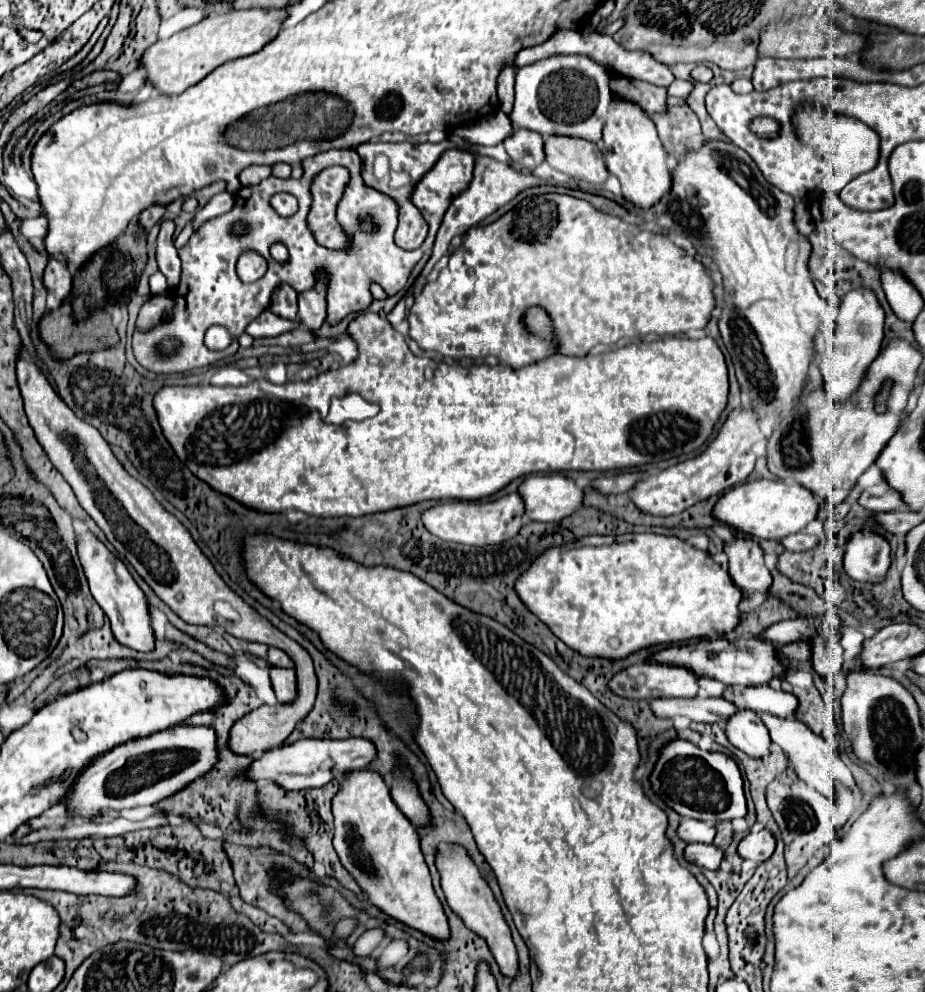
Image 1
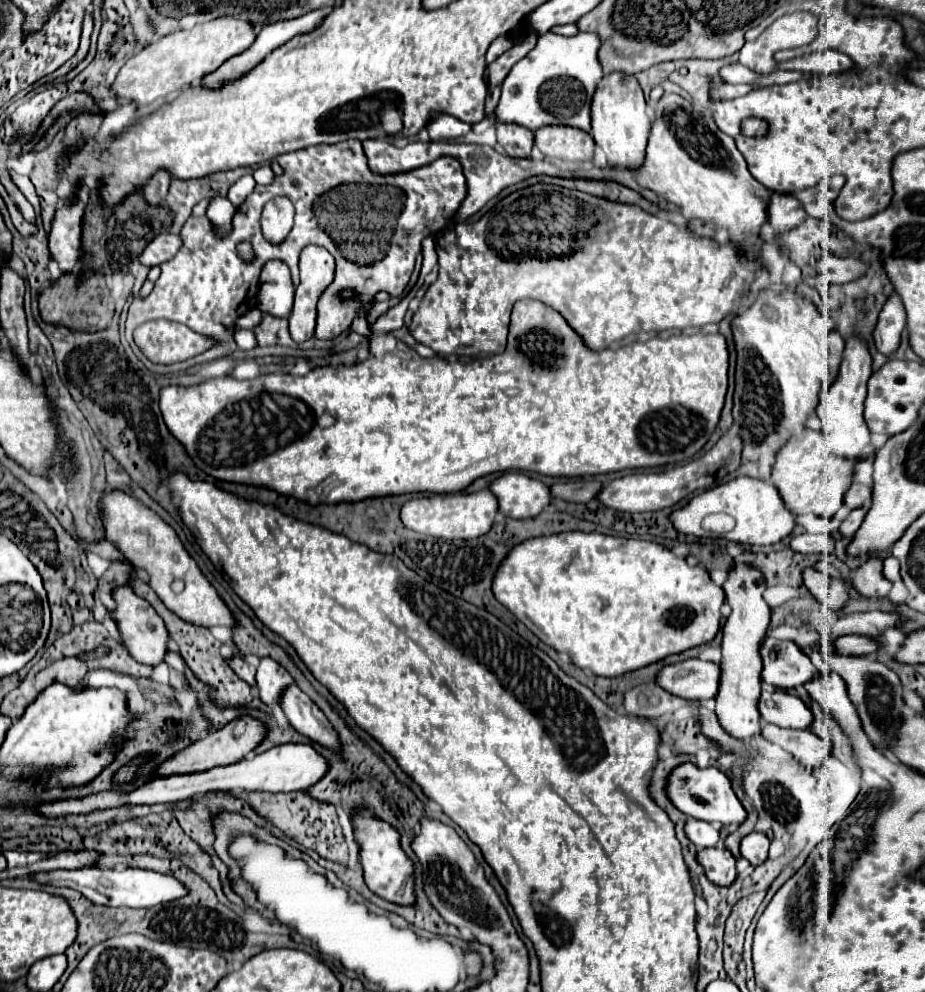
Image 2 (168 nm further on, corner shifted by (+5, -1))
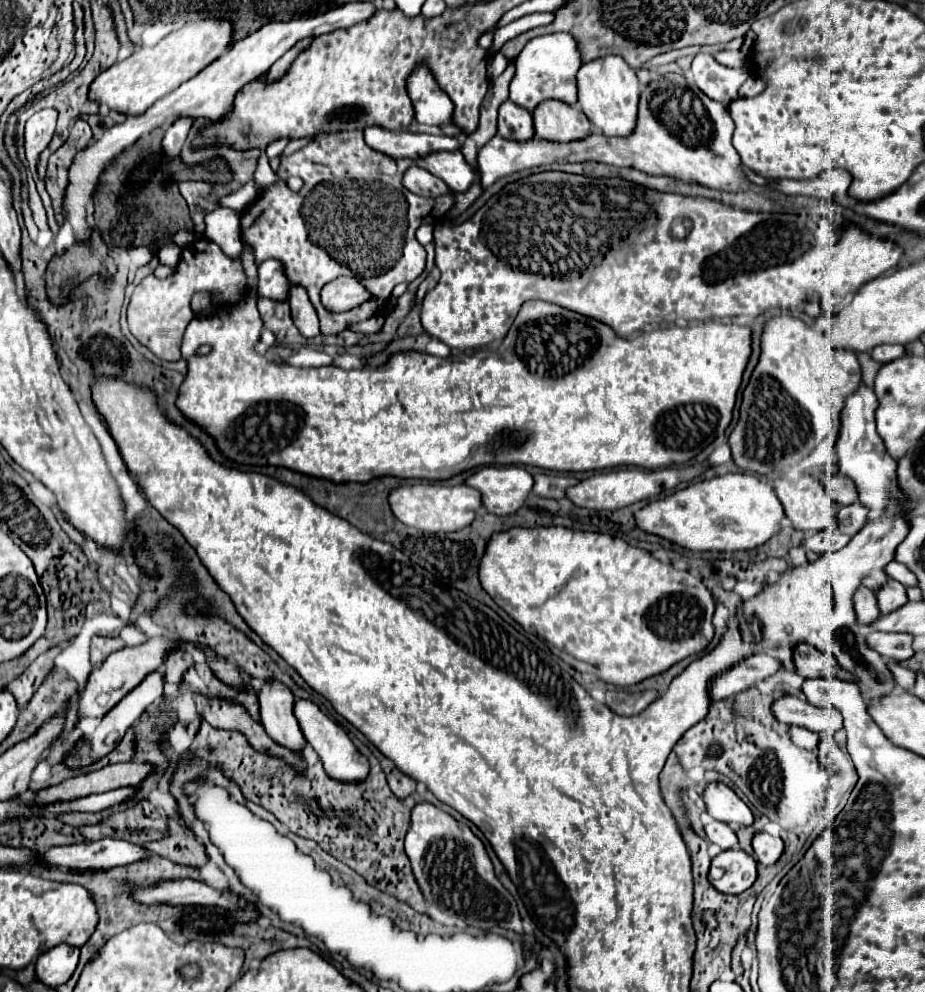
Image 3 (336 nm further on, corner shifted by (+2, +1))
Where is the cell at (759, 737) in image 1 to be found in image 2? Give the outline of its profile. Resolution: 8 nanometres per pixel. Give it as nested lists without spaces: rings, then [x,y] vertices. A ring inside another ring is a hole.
[[[737,564],[723,586],[731,614],[723,626],[723,658],[721,658],[721,688],[717,694],[717,716],[721,726],[737,740],[749,740],[761,730],[759,696],[761,696],[761,642],[769,628],[769,606],[763,600],[765,578],[751,566]]]

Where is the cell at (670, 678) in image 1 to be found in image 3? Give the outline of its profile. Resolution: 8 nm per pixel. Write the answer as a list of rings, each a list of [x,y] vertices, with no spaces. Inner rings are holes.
[[[752,654],[742,658],[738,664],[716,676],[708,688],[708,694],[712,700],[724,700],[728,696],[734,696],[746,688],[750,688],[754,682],[768,678],[780,668],[780,660],[770,658],[766,654]]]

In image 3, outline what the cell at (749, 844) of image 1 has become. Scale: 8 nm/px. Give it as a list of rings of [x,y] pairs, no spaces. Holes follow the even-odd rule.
[[[758,832],[752,840],[752,848],[754,848],[754,854],[756,854],[756,860],[762,864],[762,866],[772,866],[782,850],[784,850],[784,844],[780,838],[774,838],[766,832]]]

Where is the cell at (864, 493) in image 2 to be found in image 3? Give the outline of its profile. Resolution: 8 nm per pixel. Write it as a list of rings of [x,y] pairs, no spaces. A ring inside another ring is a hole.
[[[824,474],[822,476],[824,484],[826,484],[826,490],[828,494],[840,504],[840,506],[848,506],[852,502],[858,500],[858,492],[856,492],[856,486],[854,482],[850,482],[844,474]]]

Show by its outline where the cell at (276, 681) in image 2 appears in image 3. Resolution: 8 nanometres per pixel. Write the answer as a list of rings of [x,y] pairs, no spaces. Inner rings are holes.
[[[264,680],[258,688],[260,720],[272,740],[292,750],[304,750],[306,740],[292,714],[294,694],[280,680]]]

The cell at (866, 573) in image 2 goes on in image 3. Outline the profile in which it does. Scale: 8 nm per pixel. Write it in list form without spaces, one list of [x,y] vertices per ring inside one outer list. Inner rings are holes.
[[[886,578],[886,582],[874,590],[876,594],[876,600],[878,600],[878,608],[882,614],[886,612],[892,612],[894,608],[906,604],[906,588],[900,584],[900,582],[894,582],[892,578]]]

